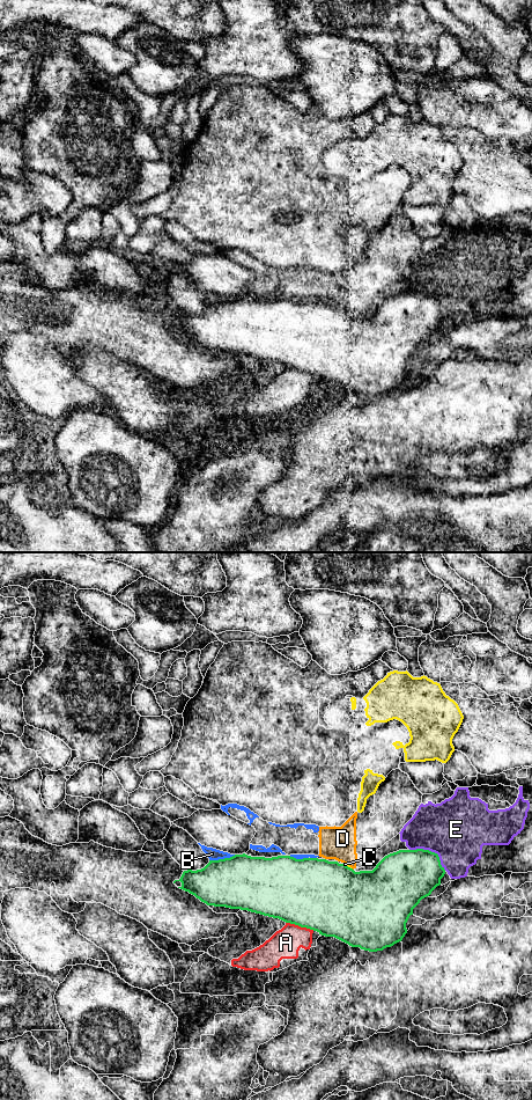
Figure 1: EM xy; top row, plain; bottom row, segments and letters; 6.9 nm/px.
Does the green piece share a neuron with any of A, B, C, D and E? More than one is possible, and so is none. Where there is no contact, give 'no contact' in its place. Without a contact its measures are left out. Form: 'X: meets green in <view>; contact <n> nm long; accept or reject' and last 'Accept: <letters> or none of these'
A: meets green in xy; contact 200 nm long; reject
B: meets green in xy; contact 190 nm long; accept
C: meets green in xy; contact 70 nm long; reject
D: no contact; reject
E: meets green in xy; contact 300 nm long; reject
Accept: B

